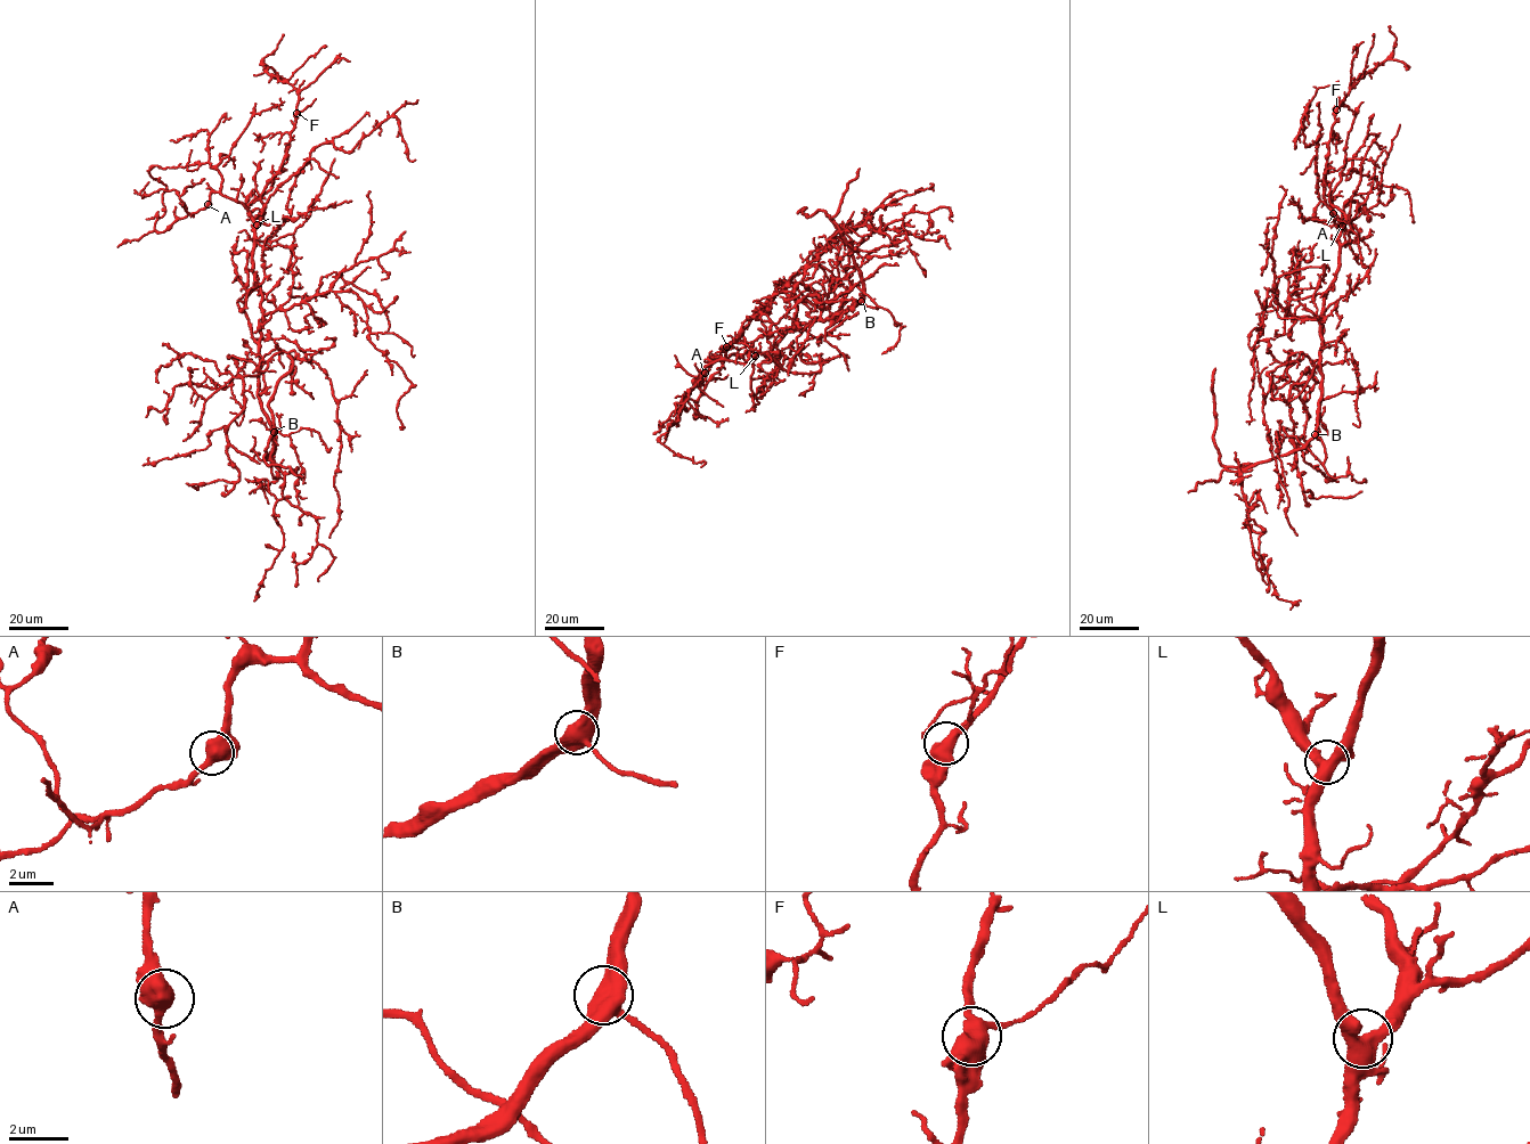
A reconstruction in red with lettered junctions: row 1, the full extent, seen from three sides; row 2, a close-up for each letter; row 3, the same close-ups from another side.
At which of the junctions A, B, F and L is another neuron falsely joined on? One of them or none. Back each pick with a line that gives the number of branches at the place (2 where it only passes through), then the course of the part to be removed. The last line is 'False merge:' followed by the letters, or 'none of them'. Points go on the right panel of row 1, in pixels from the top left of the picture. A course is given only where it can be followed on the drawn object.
False merge: none of them

